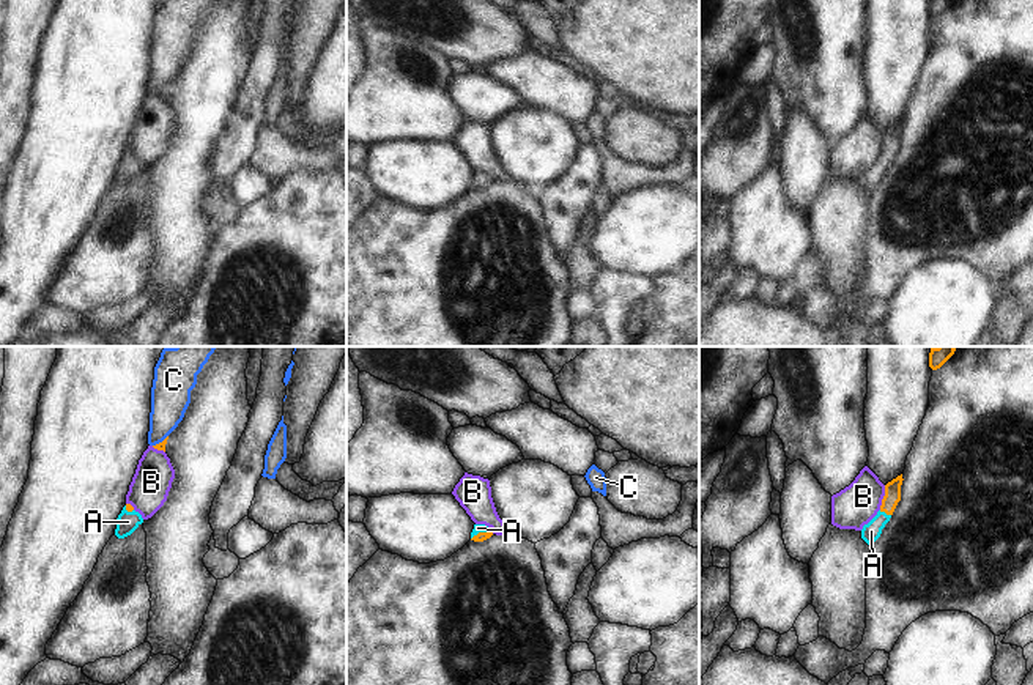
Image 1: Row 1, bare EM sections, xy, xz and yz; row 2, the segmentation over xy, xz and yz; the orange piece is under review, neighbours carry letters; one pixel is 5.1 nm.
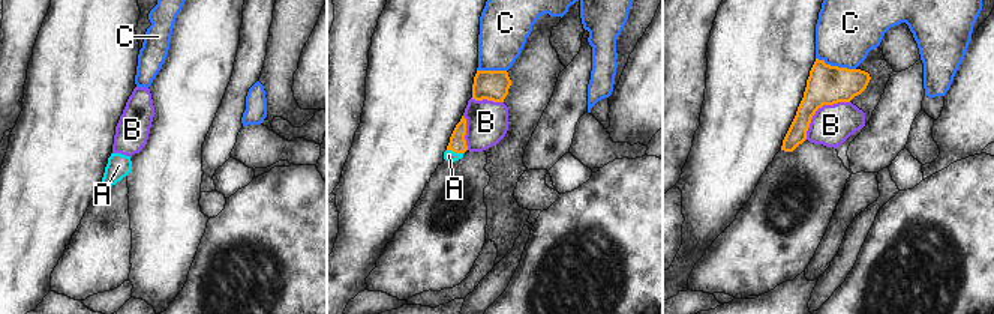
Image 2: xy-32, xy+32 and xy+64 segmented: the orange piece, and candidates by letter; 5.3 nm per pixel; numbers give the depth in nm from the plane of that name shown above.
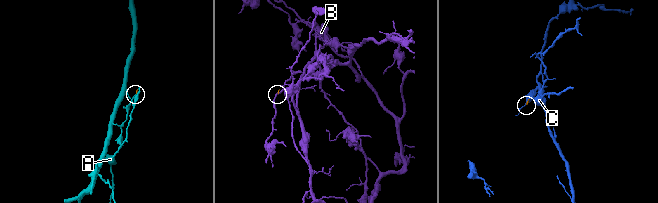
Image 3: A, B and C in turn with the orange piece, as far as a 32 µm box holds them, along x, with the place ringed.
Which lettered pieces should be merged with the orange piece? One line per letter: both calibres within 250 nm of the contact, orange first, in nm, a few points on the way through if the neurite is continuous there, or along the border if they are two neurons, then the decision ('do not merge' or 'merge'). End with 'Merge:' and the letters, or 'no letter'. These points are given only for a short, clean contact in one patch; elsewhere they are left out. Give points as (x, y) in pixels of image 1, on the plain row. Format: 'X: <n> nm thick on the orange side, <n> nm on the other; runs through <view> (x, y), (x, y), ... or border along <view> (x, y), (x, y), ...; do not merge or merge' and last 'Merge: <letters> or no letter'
A: 80 nm thick on the orange side, 90 nm on the other; runs through yz (892, 144), (885, 159), (871, 178); merge
B: 80 nm thick on the orange side, 220 nm on the other; do not merge
C: 50 nm thick on the orange side, 200 nm on the other; do not merge
Merge: A

